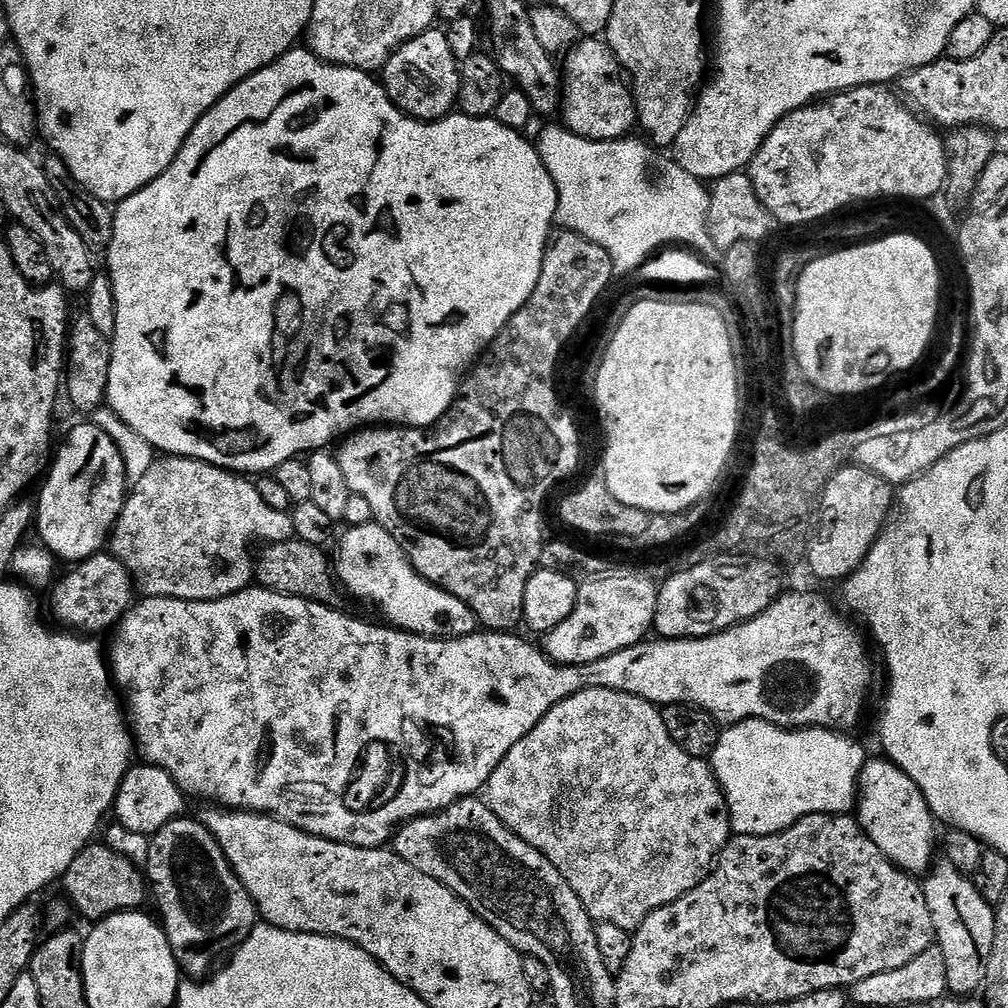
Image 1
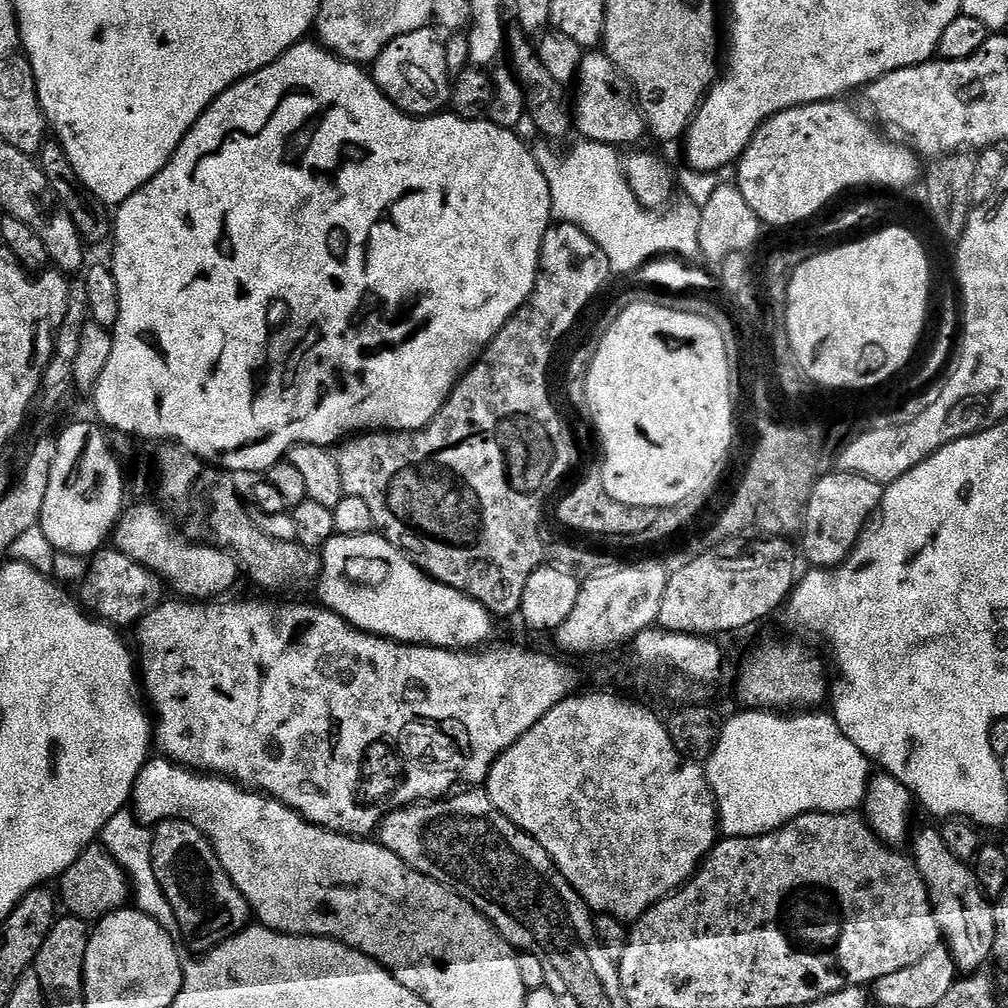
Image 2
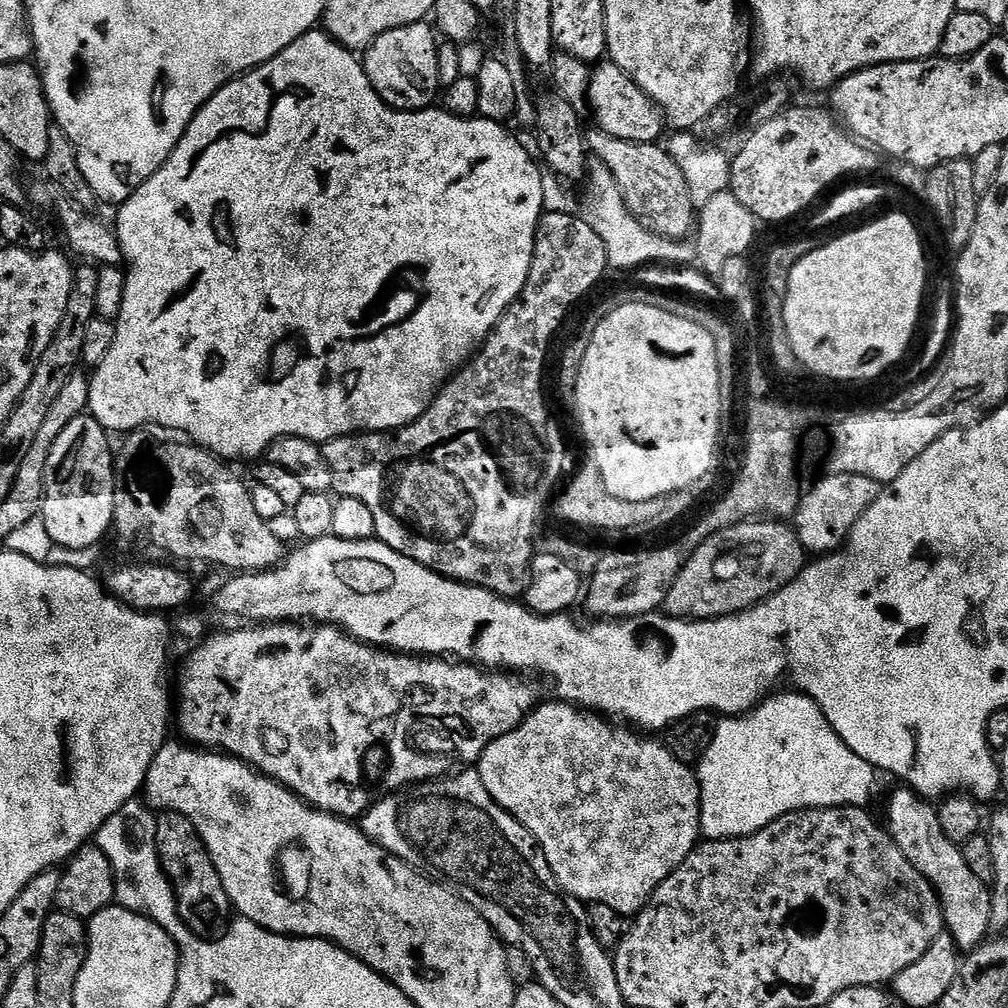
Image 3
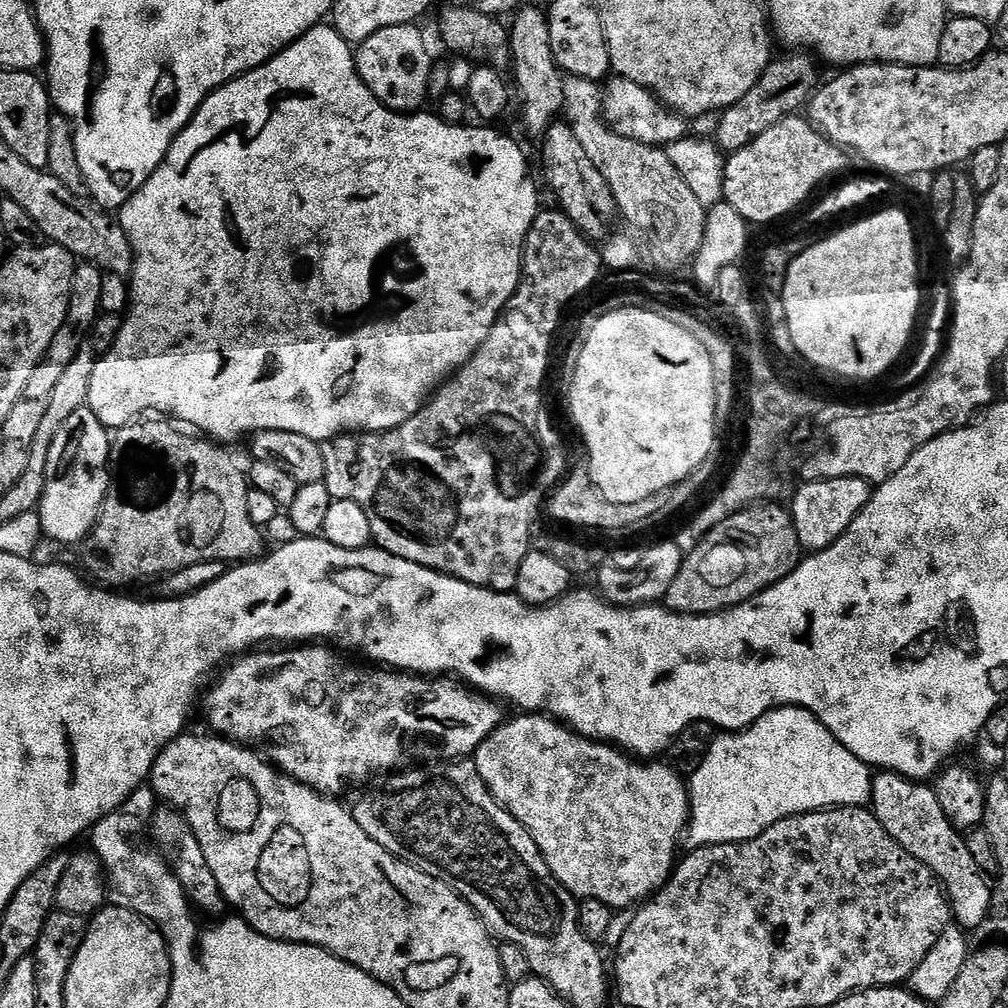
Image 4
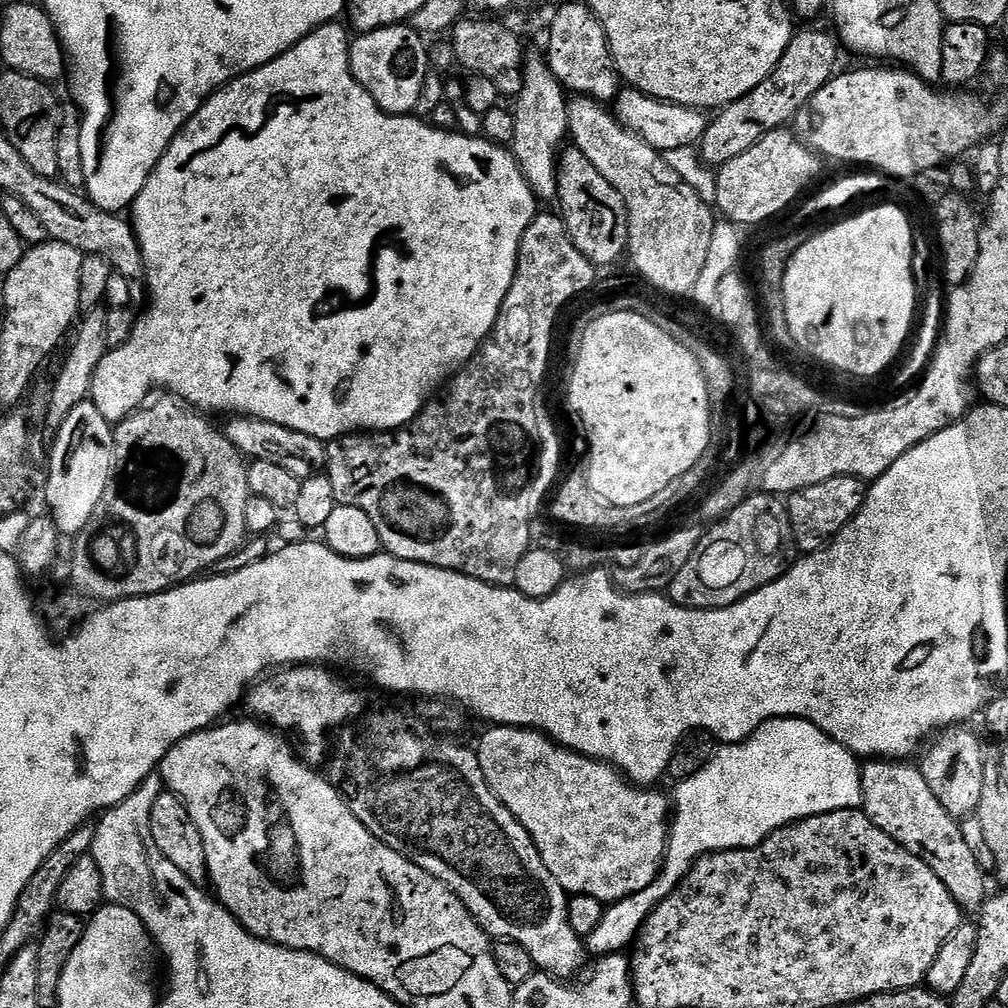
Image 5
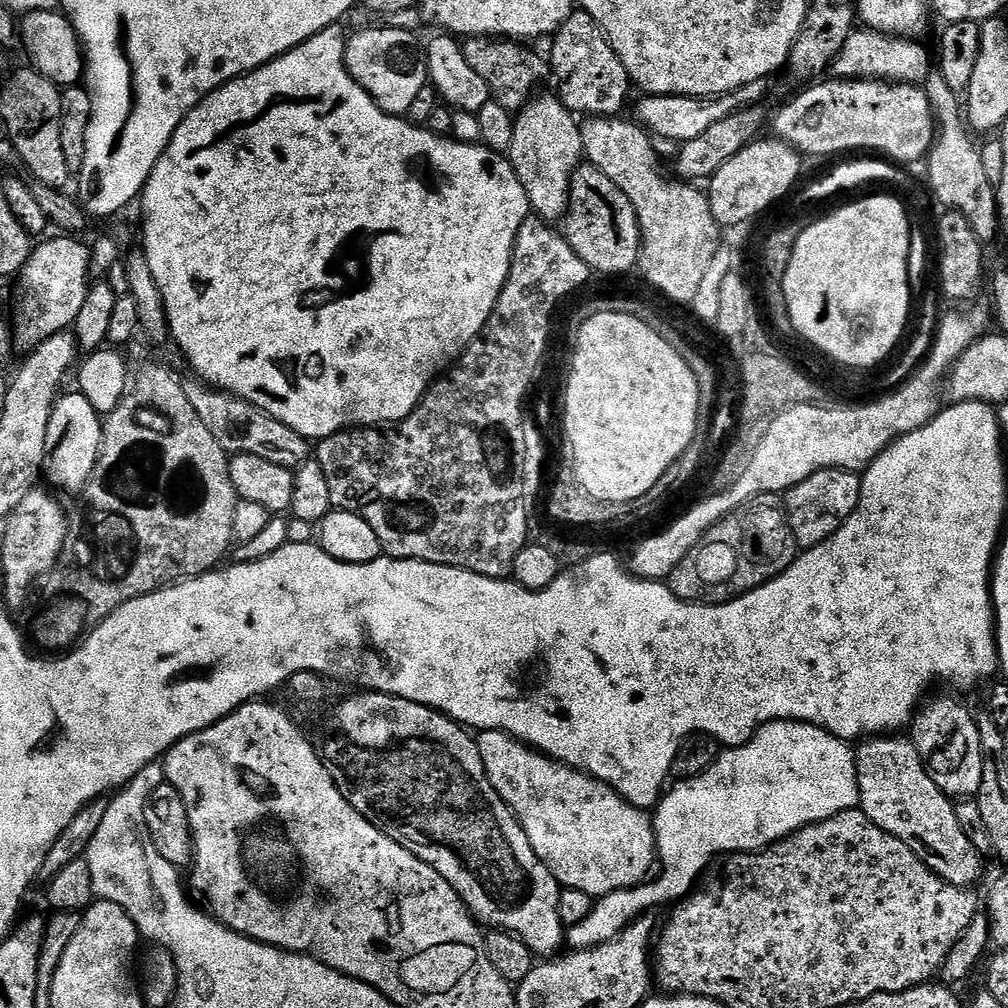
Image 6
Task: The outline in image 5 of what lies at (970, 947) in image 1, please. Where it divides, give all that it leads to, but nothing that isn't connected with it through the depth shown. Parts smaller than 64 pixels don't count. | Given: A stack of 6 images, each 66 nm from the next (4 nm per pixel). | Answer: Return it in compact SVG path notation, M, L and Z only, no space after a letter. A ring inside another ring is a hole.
M872 758L863 765L860 777L864 795L862 810L874 822L874 826L890 834L890 838L894 838L894 842L906 850L921 856L934 874L941 878L942 884L950 890L951 896L965 913L979 913L988 897L987 873L981 870L970 846L962 838L958 821L946 814L946 810L942 810L942 802L934 798L934 790L930 790L919 767L912 762Z

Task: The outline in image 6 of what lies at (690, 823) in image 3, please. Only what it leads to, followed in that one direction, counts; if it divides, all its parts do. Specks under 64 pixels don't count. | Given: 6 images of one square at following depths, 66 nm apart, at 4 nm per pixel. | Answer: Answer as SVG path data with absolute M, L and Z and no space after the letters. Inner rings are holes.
M481 731L478 743L484 769L494 790L507 802L523 826L534 854L555 874L556 881L565 889L585 891L593 898L599 898L611 892L635 888L649 879L658 857L652 816L645 809L629 804L609 784L604 784L595 776L561 764L507 732Z

